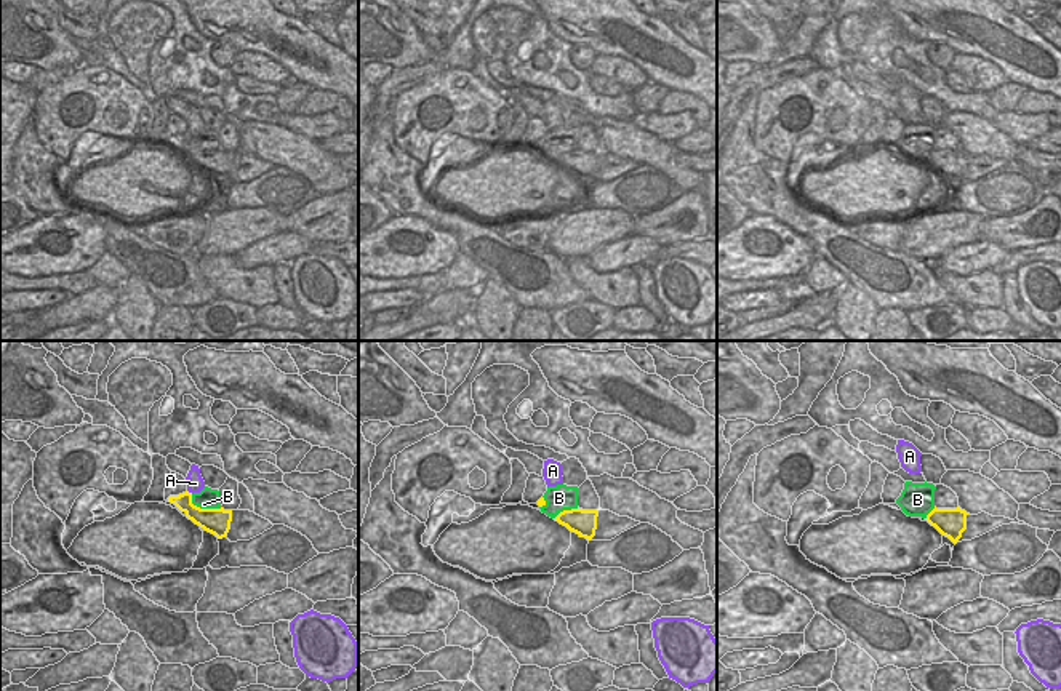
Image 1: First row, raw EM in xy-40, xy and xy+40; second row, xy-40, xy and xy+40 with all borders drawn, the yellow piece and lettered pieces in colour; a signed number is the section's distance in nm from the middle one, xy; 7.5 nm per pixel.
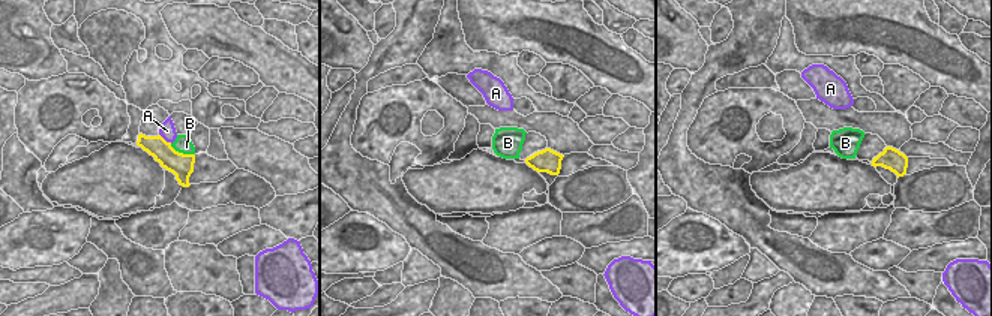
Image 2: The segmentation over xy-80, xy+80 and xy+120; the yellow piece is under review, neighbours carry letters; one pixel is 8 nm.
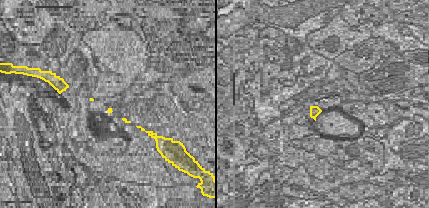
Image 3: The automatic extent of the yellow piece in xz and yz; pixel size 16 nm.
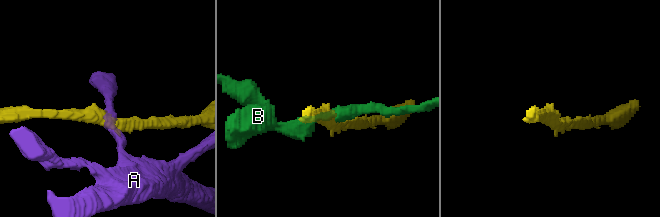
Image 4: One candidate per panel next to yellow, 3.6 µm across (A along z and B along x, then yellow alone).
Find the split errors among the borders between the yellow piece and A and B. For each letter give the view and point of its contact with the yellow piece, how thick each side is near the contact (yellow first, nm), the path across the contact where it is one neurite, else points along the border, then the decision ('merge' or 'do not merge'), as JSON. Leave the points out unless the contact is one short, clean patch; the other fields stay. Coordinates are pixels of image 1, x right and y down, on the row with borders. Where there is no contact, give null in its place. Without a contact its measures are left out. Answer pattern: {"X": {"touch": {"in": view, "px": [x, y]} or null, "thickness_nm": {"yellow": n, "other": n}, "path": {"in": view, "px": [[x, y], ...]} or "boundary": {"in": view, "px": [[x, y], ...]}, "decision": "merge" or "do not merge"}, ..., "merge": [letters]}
{"A": {"touch": {"in": "xy-40", "px": [191, 493]}, "thickness_nm": {"yellow": 170, "other": 130}, "boundary": {"in": "xy-40", "px": [[188, 490], [192, 493]]}, "decision": "do not merge"}, "B": {"touch": {"in": "xy-40", "px": [204, 509]}, "thickness_nm": {"yellow": 190, "other": 150}, "boundary": {"in": "xy-40", "px": [[191, 495], [191, 501], [200, 507], [221, 507]]}, "decision": "do not merge"}, "merge": []}

